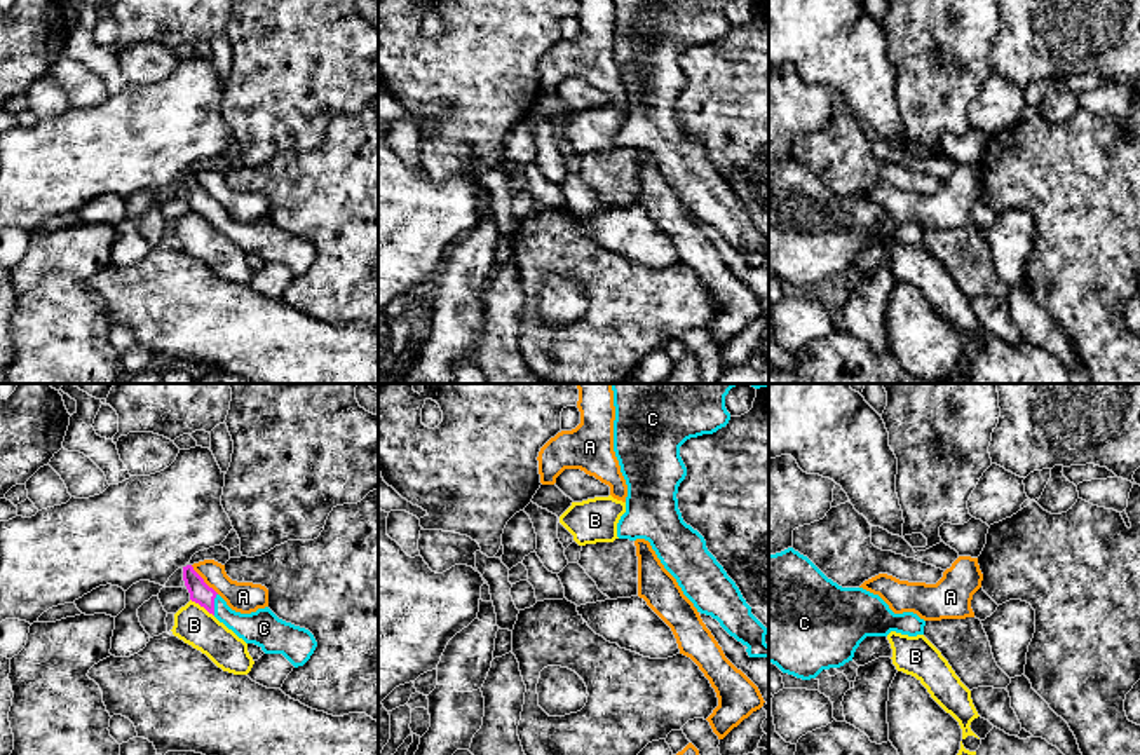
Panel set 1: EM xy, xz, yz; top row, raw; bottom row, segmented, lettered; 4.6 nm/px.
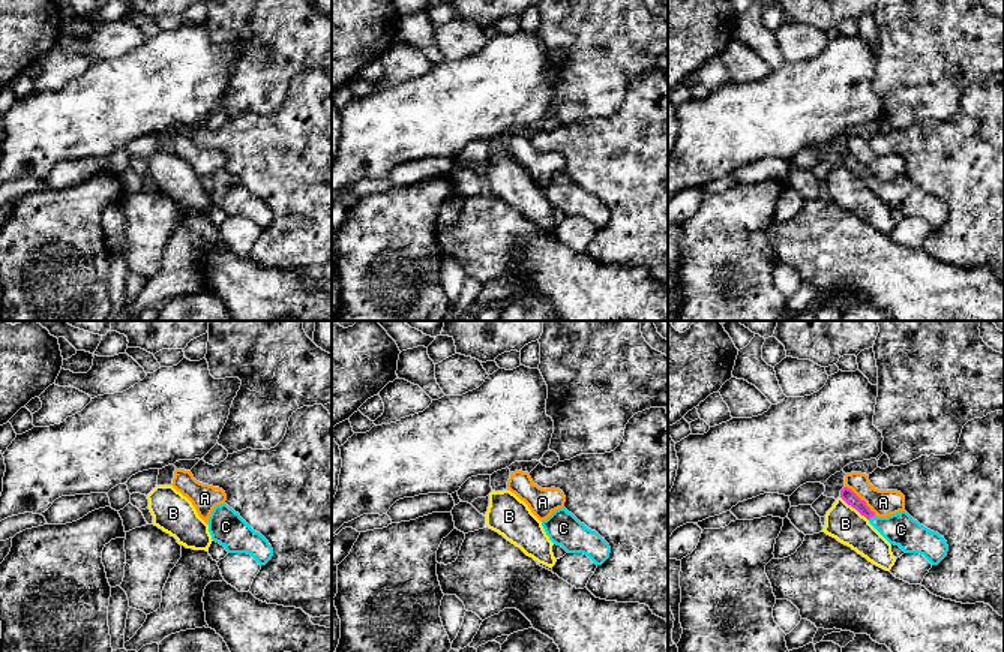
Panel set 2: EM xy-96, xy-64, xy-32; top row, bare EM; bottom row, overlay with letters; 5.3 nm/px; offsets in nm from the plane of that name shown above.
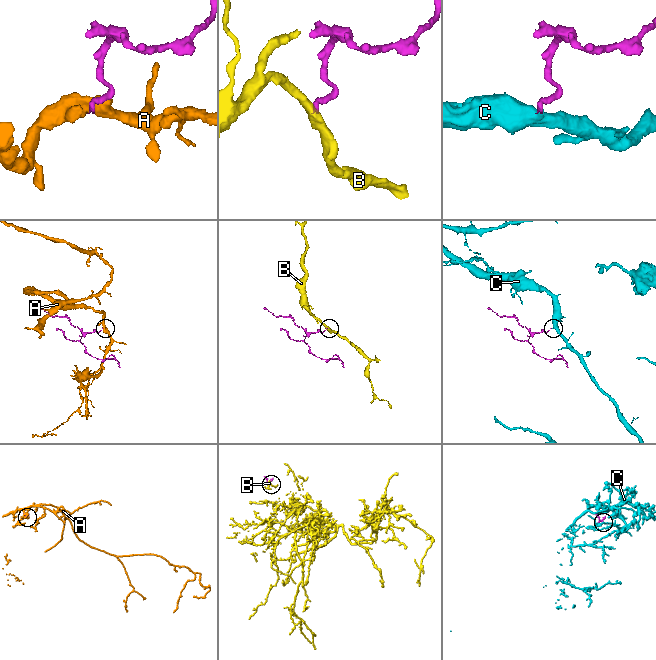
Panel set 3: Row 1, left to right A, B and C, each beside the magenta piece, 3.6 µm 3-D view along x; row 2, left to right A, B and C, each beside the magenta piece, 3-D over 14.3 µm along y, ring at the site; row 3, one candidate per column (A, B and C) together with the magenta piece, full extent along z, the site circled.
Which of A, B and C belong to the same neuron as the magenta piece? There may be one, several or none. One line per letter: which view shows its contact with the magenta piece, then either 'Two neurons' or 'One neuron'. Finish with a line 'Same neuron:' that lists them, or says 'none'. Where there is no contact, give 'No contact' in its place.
A: Touches magenta in xy. Two neurons
B: Touches magenta in xy. Two neurons
C: Touches magenta in xy. One neuron
Same neuron: C

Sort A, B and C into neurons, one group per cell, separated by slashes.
A / B / C

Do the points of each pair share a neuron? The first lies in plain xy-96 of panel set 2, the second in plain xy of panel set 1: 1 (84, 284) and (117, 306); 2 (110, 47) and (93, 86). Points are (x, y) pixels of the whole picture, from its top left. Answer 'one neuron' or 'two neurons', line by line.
1: two neurons
2: two neurons

